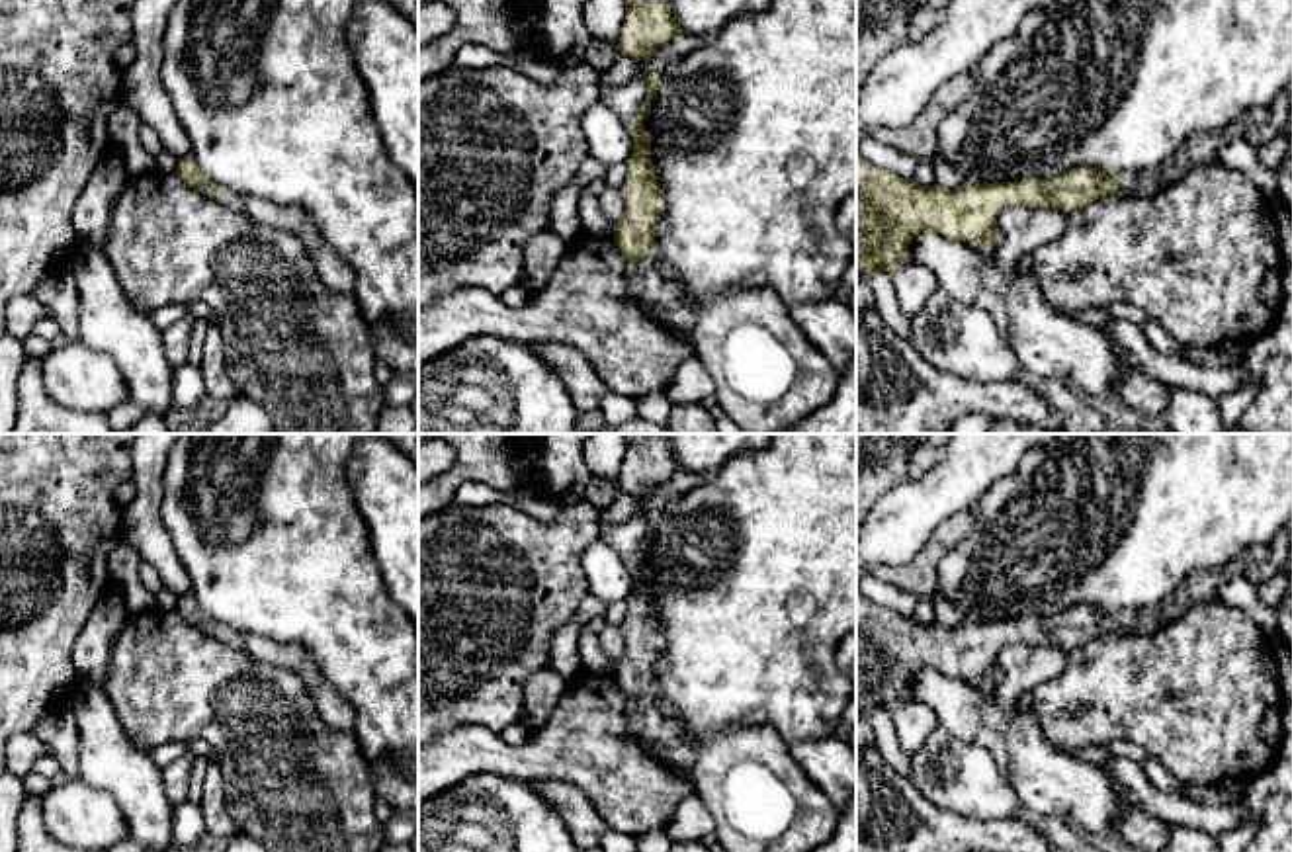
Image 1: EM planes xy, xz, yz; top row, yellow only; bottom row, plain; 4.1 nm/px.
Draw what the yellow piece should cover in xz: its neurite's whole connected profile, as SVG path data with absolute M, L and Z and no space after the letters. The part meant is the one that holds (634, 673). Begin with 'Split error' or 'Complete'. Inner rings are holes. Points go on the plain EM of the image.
Split error. M661 510L637 512L647 520L647 533L631 557L633 590L627 600L627 616L622 623L625 651L614 664L614 680L627 700L627 725L639 745L680 772L686 780L694 776L696 748L680 723L665 717L655 707L655 666L665 649L659 614L651 600L651 576L643 557L651 549L651 537L661 522Z

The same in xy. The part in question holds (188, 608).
Split error. M192 592L178 596L176 612L195 629L201 629L221 643L242 649L244 635L207 618Z

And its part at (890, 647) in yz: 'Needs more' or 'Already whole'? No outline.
Needs more

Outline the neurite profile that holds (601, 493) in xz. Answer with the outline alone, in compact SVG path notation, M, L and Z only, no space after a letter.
M592 475L584 490L584 500L592 504L598 512L606 510L614 498L620 494L616 481Z

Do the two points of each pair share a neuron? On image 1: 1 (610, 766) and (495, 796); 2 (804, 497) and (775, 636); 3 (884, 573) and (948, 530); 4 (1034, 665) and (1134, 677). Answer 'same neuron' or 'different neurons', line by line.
1: different neurons
2: same neuron
3: same neuron
4: different neurons

